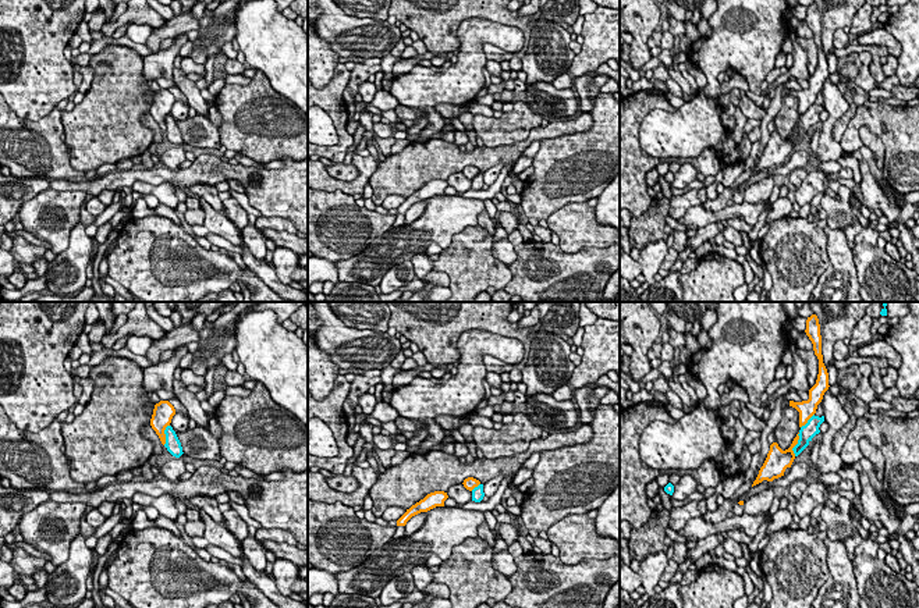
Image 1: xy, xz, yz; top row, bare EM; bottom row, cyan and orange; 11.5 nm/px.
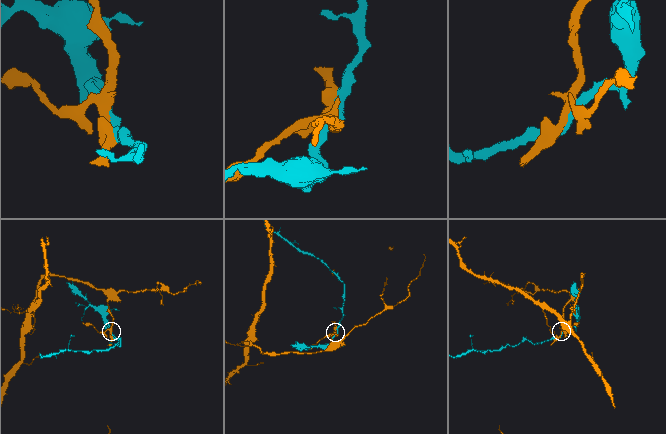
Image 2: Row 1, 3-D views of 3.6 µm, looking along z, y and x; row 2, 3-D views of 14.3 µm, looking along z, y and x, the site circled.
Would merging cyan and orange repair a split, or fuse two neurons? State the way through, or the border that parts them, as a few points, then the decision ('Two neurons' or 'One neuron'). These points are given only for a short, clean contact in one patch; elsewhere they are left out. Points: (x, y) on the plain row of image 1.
Two neurons

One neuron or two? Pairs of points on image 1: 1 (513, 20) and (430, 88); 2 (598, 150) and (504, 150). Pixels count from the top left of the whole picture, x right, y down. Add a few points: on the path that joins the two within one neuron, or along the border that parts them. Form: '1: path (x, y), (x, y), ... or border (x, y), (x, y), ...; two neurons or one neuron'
1: border (482, 43), (493, 43), (515, 53); two neurons
2: border (571, 134), (543, 138), (539, 142); two neurons

